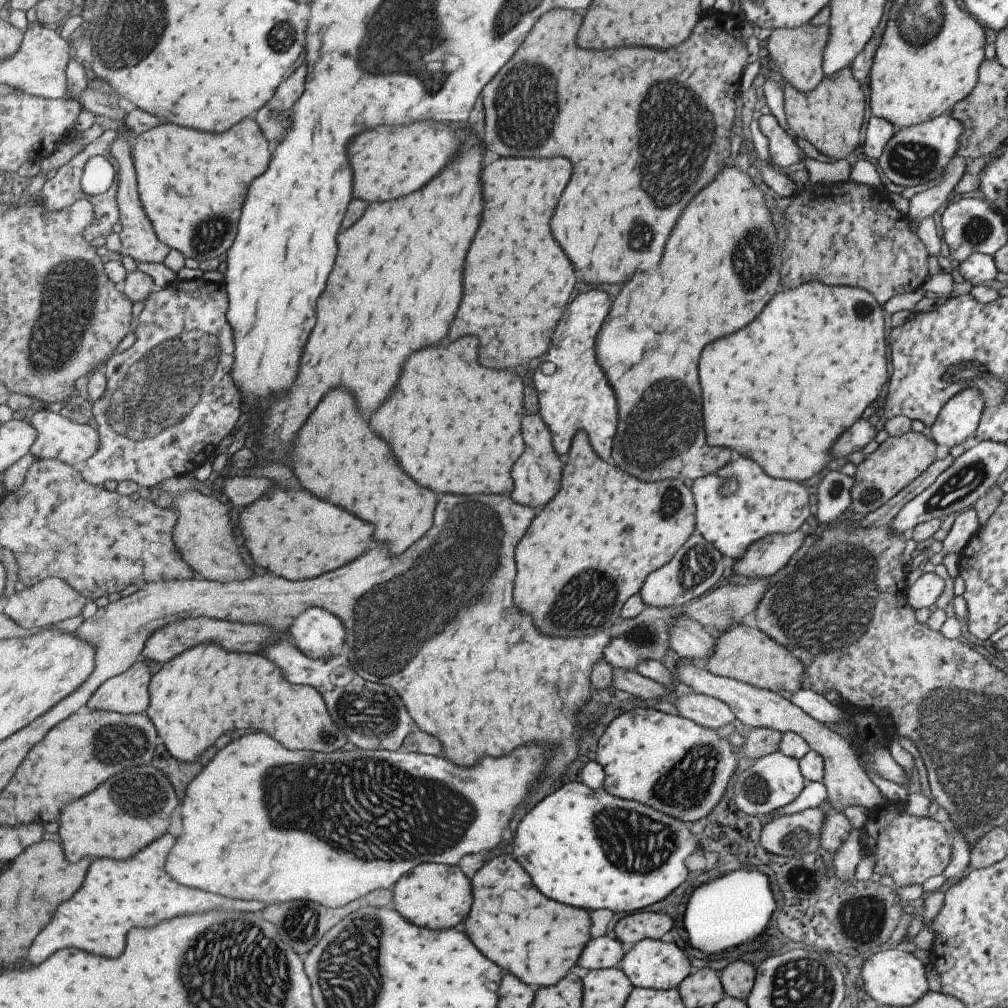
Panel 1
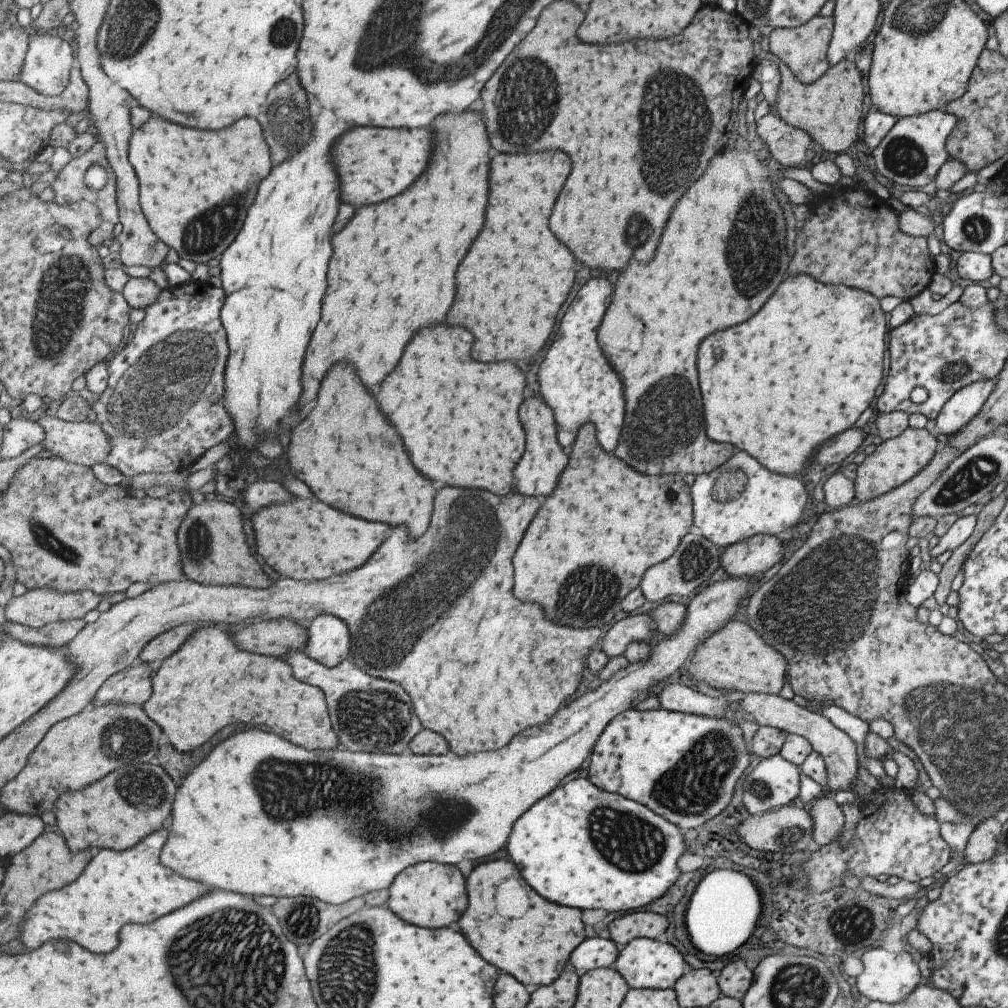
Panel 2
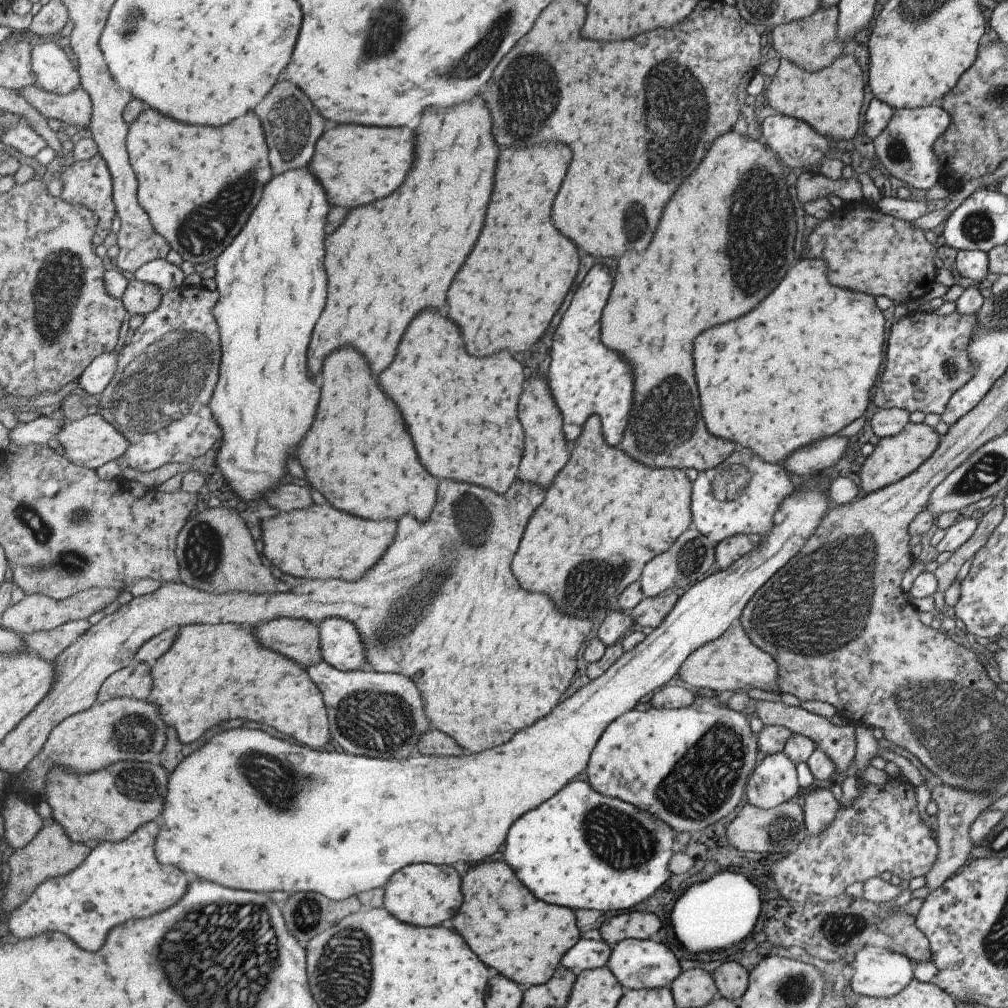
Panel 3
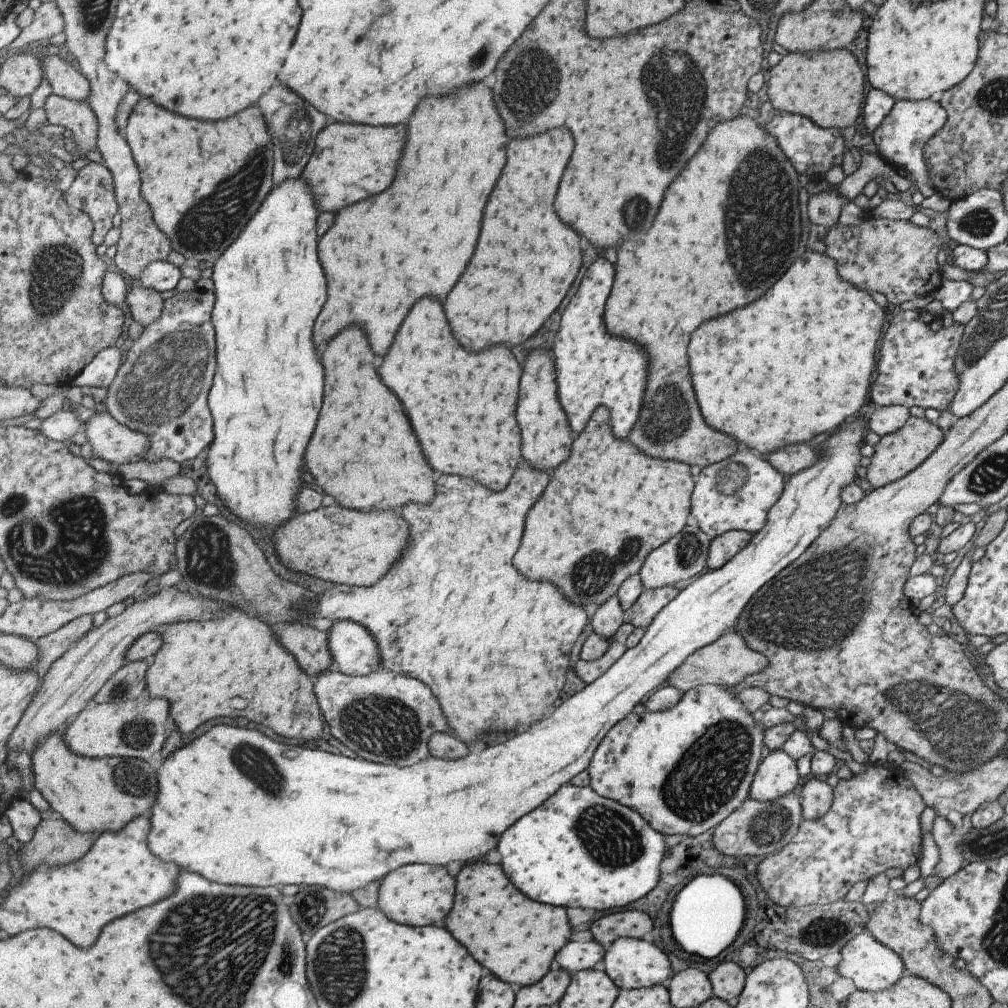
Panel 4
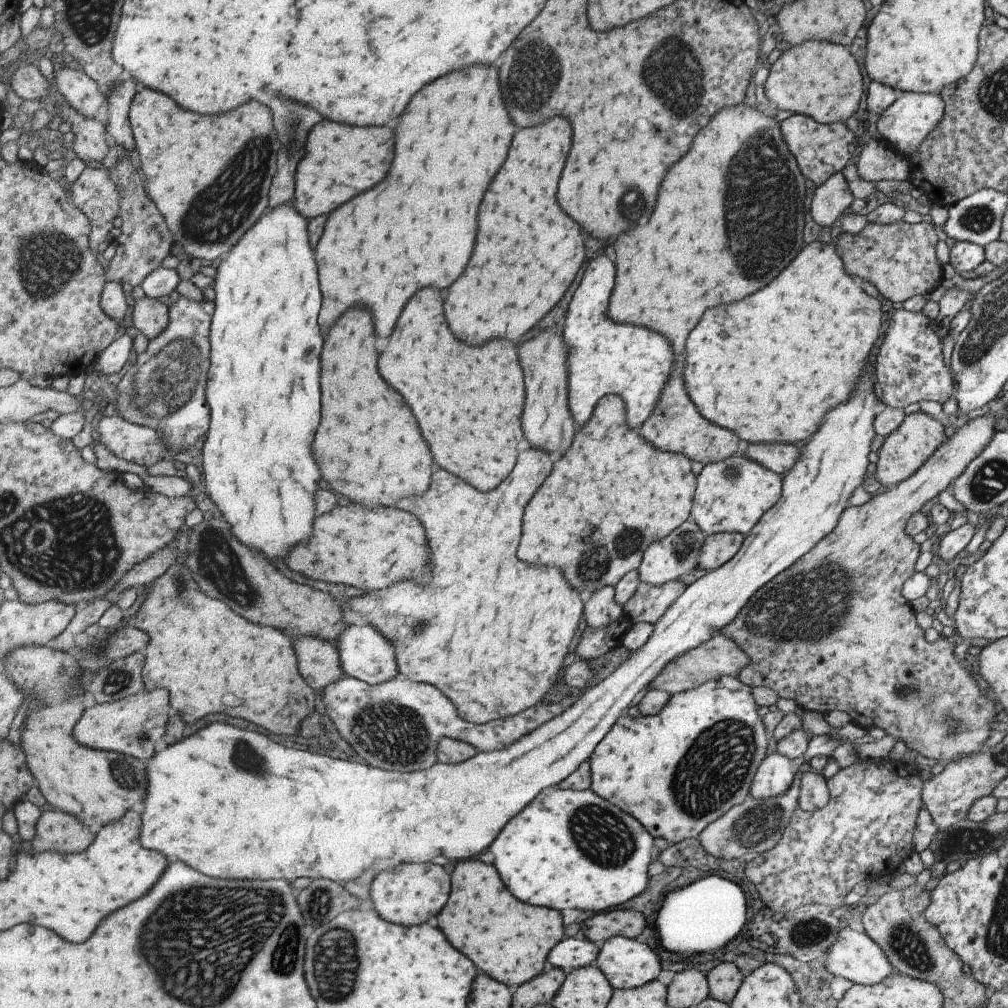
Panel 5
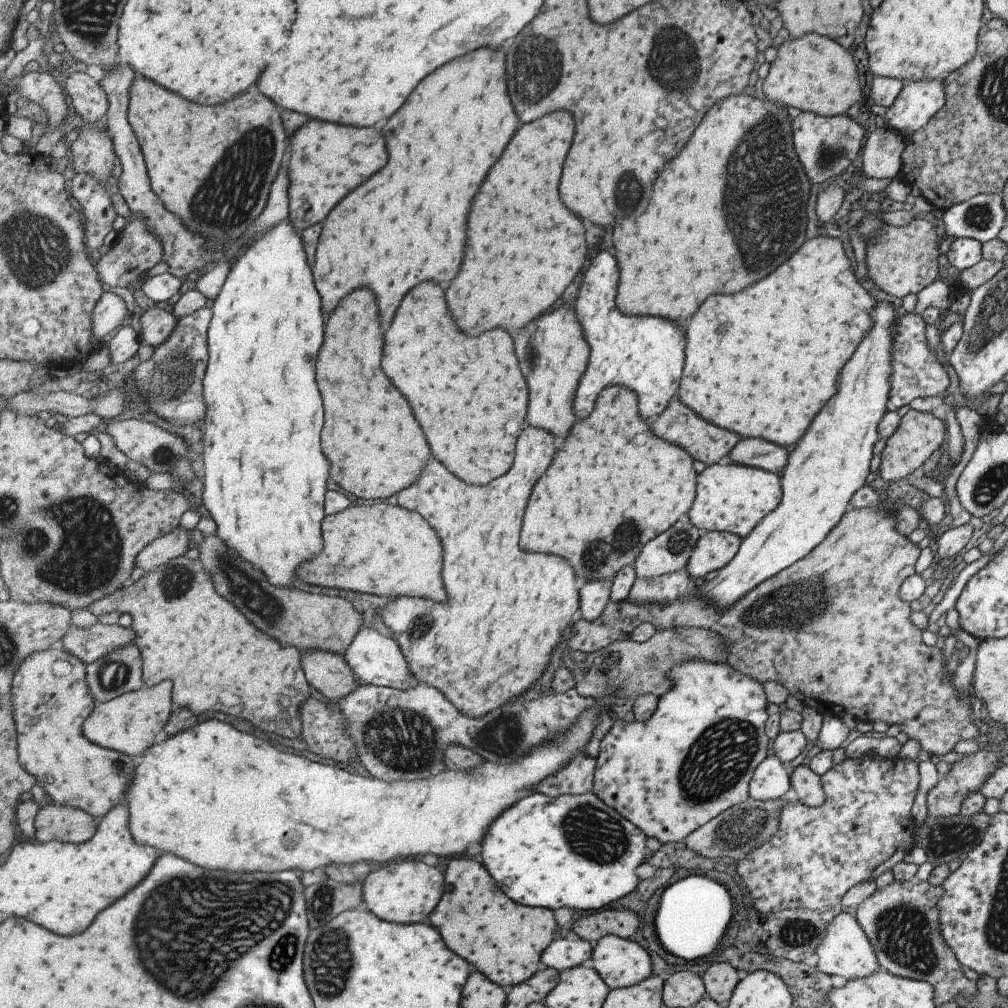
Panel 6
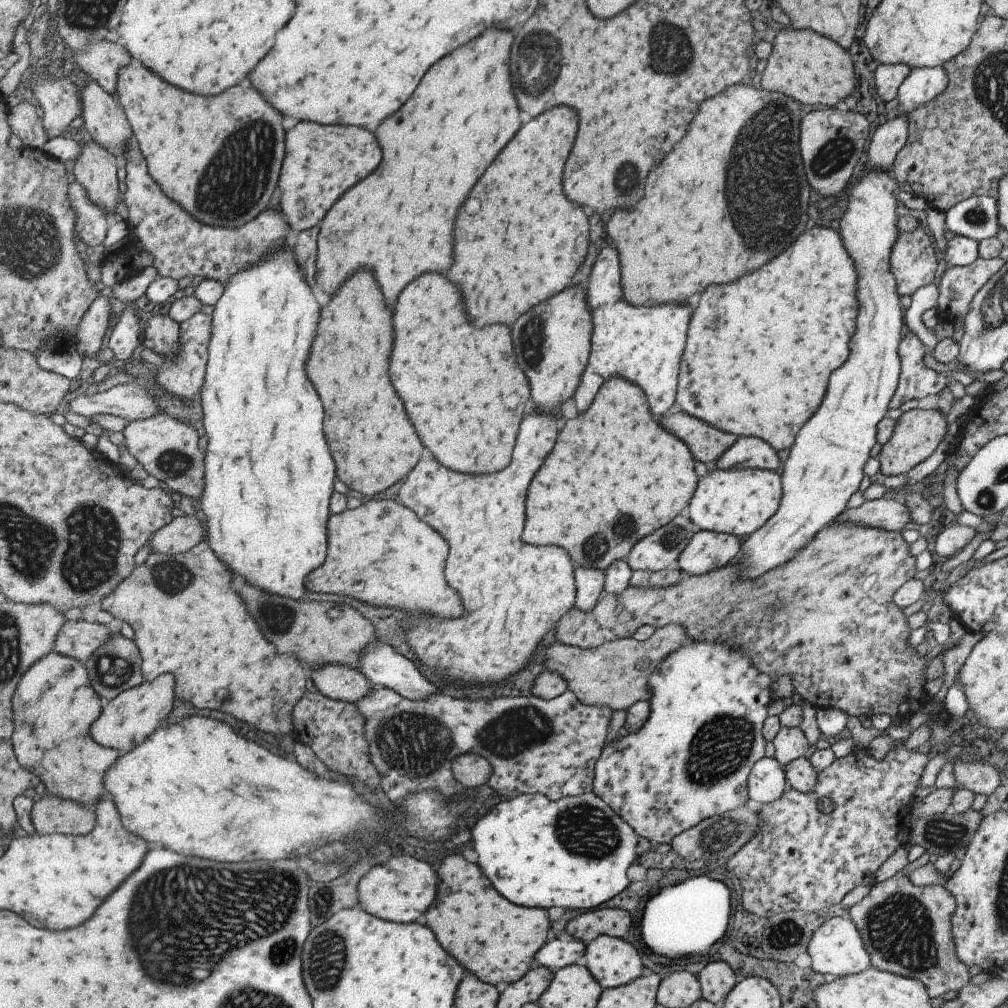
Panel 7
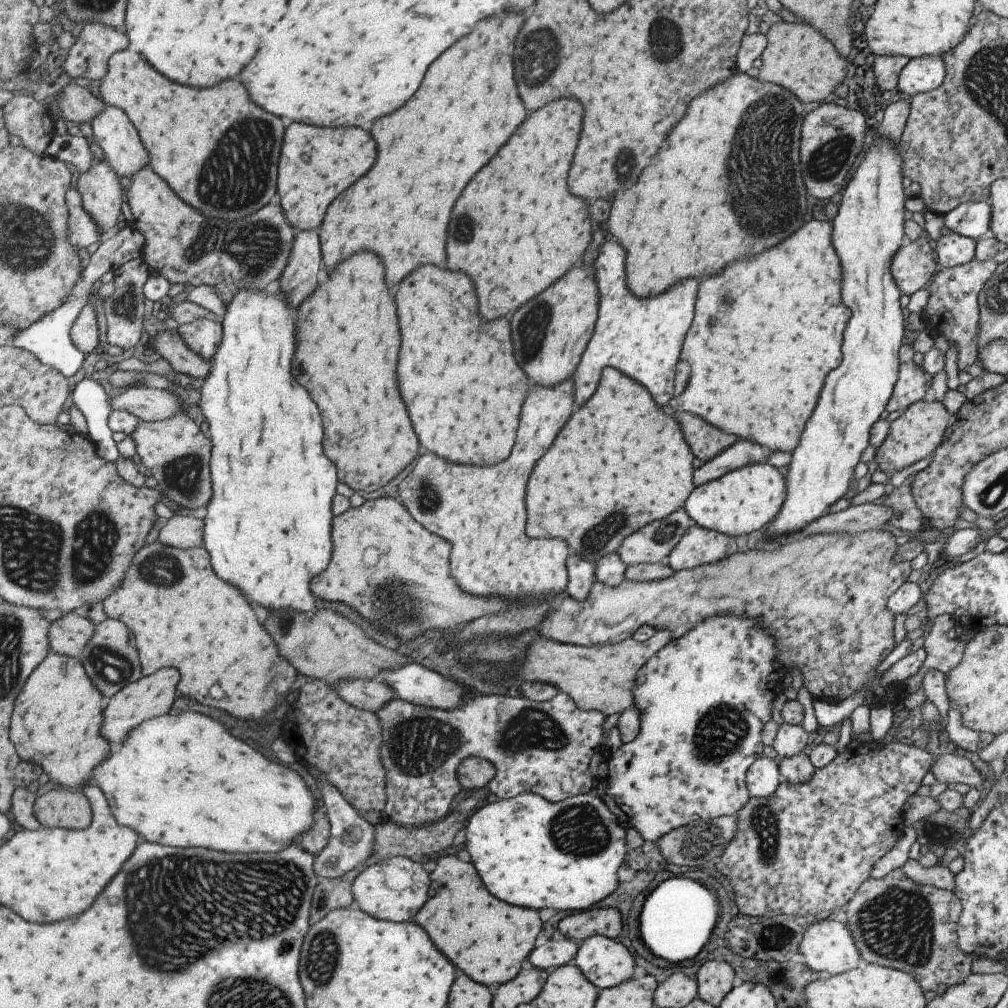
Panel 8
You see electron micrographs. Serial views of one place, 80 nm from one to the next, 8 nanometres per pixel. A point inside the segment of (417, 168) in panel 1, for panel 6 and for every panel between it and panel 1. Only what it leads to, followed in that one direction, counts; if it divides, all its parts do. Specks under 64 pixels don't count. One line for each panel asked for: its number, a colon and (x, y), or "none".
2: (374, 164)
3: (360, 164)
4: (351, 162)
5: (342, 161)
6: (320, 151)

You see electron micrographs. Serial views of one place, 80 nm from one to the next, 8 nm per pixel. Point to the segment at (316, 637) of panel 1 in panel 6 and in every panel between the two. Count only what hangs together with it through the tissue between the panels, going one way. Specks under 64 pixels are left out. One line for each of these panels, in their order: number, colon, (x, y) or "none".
2: (330, 642)
3: (343, 646)
4: (354, 649)
5: (365, 653)
6: (379, 660)

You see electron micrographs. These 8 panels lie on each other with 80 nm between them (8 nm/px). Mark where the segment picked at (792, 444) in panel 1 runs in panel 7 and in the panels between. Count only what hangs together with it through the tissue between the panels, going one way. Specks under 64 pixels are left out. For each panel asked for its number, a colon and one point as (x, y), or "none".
2: (807, 363)
3: (801, 365)
4: (793, 364)
5: (767, 367)
6: (760, 362)
7: (760, 349)

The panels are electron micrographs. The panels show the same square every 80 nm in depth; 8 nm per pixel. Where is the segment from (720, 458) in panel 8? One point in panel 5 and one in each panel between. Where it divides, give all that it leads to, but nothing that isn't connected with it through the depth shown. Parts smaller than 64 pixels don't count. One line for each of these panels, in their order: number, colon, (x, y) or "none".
5: (778, 458)
6: (752, 452)
7: (745, 453)

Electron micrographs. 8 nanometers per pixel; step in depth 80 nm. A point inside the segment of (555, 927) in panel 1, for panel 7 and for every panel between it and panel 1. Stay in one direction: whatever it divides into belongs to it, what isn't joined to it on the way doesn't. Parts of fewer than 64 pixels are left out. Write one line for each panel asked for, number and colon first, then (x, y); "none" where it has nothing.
2: (512, 926)
3: (515, 932)
4: (516, 938)
5: (483, 918)
6: (512, 938)
7: (502, 952)

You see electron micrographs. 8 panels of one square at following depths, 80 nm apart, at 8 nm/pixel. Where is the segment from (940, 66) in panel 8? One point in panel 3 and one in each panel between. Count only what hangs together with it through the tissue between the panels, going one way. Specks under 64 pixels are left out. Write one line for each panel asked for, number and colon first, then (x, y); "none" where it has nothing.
3: (904, 147)
4: (900, 138)
5: (904, 123)
6: (917, 101)
7: (921, 84)

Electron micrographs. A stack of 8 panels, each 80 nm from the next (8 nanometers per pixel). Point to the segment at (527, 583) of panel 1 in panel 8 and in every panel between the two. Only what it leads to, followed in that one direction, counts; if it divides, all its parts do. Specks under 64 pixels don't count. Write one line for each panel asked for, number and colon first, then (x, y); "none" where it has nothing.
2: (606, 524)
3: (607, 516)
4: (609, 500)
5: (581, 519)
6: (614, 486)
7: (597, 509)
8: (623, 455)

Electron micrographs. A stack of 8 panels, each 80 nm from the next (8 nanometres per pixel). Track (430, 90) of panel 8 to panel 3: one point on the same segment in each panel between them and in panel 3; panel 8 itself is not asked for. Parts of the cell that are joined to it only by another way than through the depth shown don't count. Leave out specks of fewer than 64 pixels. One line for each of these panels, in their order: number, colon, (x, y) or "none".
3: (390, 260)
4: (383, 254)
5: (417, 229)
6: (405, 225)
7: (400, 221)

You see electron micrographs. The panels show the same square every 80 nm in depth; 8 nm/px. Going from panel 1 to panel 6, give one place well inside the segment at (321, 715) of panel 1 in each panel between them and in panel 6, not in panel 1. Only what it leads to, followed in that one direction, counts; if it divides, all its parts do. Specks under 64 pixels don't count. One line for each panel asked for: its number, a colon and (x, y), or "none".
2: (210, 675)
3: (213, 673)
4: (209, 662)
5: (201, 646)
6: (187, 630)

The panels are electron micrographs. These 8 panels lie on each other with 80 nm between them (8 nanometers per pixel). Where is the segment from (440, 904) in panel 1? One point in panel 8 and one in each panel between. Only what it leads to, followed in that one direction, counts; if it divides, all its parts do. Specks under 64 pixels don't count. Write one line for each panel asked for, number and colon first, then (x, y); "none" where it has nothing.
2: (428, 894)
3: (422, 894)
4: (420, 894)
5: (411, 893)
6: (407, 892)
7: (404, 887)
8: (396, 888)

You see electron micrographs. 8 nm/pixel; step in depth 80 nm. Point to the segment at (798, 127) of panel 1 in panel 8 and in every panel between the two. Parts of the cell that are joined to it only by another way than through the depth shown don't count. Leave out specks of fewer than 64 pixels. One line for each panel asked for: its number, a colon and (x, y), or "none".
2: (828, 109)
3: (829, 100)
4: (826, 87)
5: (819, 79)
6: (811, 72)
7: (813, 70)
8: (796, 57)

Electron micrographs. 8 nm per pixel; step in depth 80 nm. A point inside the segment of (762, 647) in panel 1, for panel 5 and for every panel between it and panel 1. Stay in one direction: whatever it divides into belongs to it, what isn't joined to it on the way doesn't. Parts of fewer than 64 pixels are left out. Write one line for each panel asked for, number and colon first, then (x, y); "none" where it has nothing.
2: (735, 657)
3: (732, 662)
4: (726, 662)
5: (719, 656)

